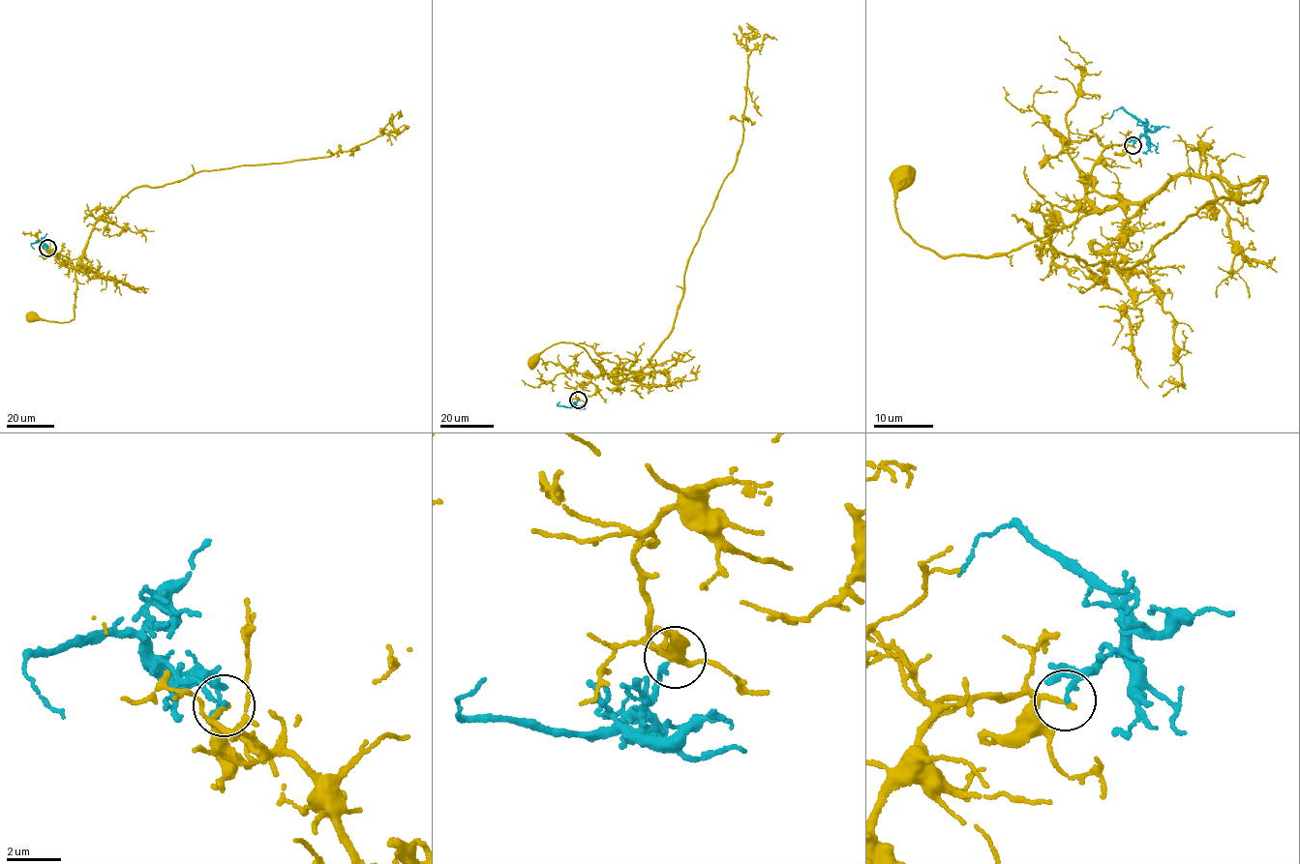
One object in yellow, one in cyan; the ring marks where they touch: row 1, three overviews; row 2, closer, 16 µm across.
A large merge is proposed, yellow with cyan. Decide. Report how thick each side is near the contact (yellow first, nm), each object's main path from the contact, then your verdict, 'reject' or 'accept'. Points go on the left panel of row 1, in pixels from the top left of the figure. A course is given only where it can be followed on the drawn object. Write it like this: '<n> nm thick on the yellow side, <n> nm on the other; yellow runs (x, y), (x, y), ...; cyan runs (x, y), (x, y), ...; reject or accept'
190 nm thick on the yellow side, 180 nm on the other; yellow runs (47, 248), (65, 266), (75, 271), (75, 312), (73, 319), (60, 323), (32, 316); cyan runs (47, 248), (38, 242), (31, 244), (34, 250); reject

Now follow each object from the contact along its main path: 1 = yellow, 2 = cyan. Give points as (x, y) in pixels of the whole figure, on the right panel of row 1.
1: (1133, 145), (1103, 150), (1086, 214), (990, 257), (941, 255), (904, 231), (893, 205), (900, 176)
2: (1133, 145), (1144, 135), (1142, 124), (1122, 107), (1115, 109), (1108, 119)

